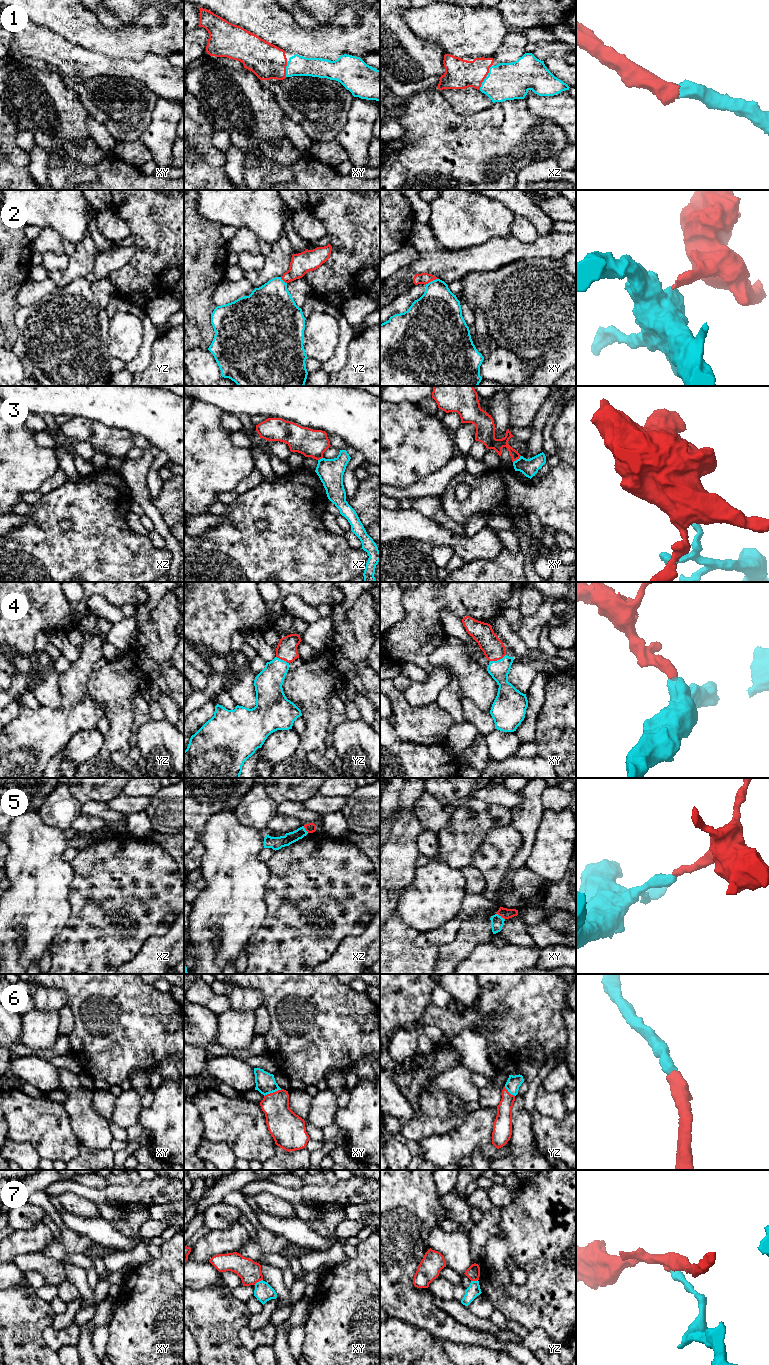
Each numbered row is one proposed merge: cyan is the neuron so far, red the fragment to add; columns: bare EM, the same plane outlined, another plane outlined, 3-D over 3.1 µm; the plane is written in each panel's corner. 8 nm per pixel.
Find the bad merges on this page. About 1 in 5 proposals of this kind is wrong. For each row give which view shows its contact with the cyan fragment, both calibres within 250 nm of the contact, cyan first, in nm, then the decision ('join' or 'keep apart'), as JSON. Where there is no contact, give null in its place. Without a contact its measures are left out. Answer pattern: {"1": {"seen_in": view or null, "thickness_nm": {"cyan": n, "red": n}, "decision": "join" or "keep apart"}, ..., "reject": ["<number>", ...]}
{"1": {"seen_in": "xy", "thickness_nm": {"cyan": 160, "red": 280}, "decision": "join"}, "2": {"seen_in": "xy", "thickness_nm": {"cyan": 360, "red": 100}, "decision": "keep apart"}, "3": {"seen_in": "xy", "thickness_nm": {"cyan": 140, "red": 100}, "decision": "keep apart"}, "4": {"seen_in": "xy", "thickness_nm": {"cyan": 160, "red": 170}, "decision": "join"}, "5": {"seen_in": "xy", "thickness_nm": {"cyan": 110, "red": 90}, "decision": "keep apart"}, "6": {"seen_in": "xy", "thickness_nm": {"cyan": 160, "red": 240}, "decision": "join"}, "7": {"seen_in": "xy", "thickness_nm": {"cyan": 150, "red": 180}, "decision": "keep apart"}, "reject": ["2", "3", "5", "7"]}

